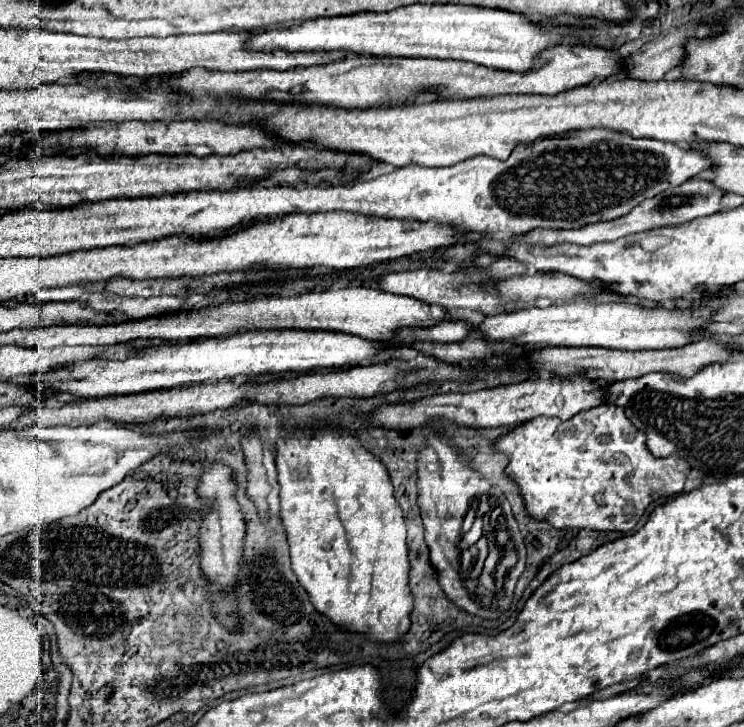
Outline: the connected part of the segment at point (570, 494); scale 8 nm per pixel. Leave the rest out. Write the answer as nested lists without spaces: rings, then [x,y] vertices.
[[[602,404],[598,408],[576,414],[562,422],[558,418],[534,418],[496,440],[496,448],[510,456],[506,474],[520,486],[526,510],[536,520],[546,520],[554,528],[590,528],[630,532],[646,508],[660,500],[682,492],[690,464],[680,456],[654,458],[646,446],[646,436],[624,414],[624,408]]]

